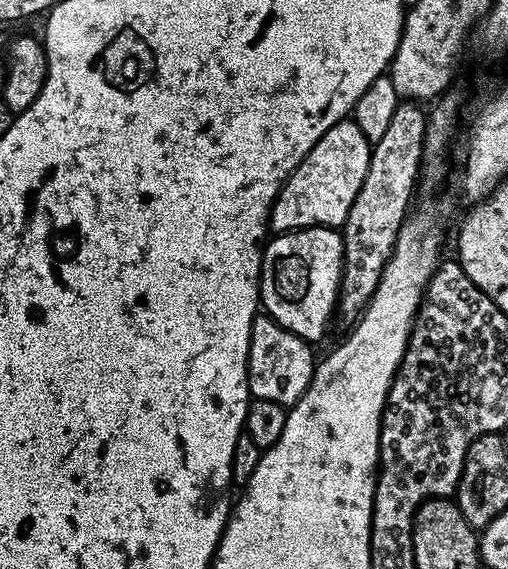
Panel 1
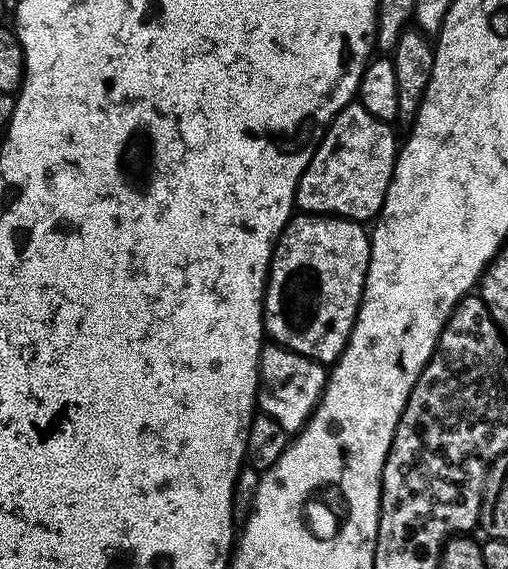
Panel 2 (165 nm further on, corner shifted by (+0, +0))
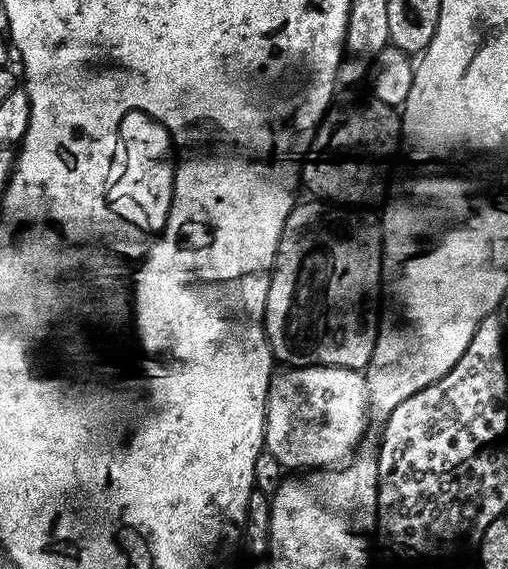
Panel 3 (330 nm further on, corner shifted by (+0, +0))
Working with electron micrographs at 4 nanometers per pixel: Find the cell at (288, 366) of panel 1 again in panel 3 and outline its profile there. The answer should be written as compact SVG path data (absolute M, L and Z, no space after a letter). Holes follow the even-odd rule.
M309 364L307 368L284 366L273 371L272 381L268 383L264 447L274 454L274 458L278 458L285 470L323 470L340 466L357 451L356 443L368 428L368 416L370 405L363 371L355 368L323 368L320 364Z

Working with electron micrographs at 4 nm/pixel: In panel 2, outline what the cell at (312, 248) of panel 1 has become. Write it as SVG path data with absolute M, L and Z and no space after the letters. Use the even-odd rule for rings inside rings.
M293 215L272 249L268 286L264 289L265 333L291 352L325 366L335 364L348 345L371 257L370 232L361 221L342 216Z

